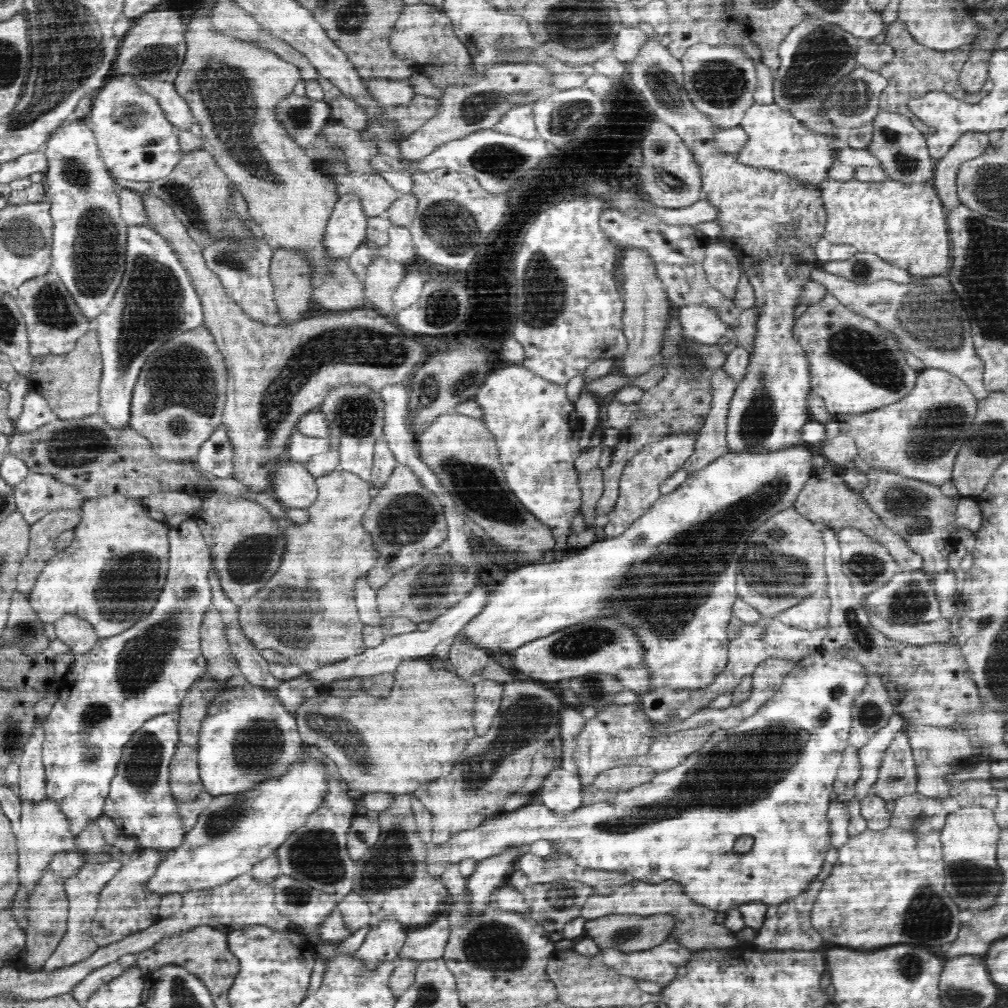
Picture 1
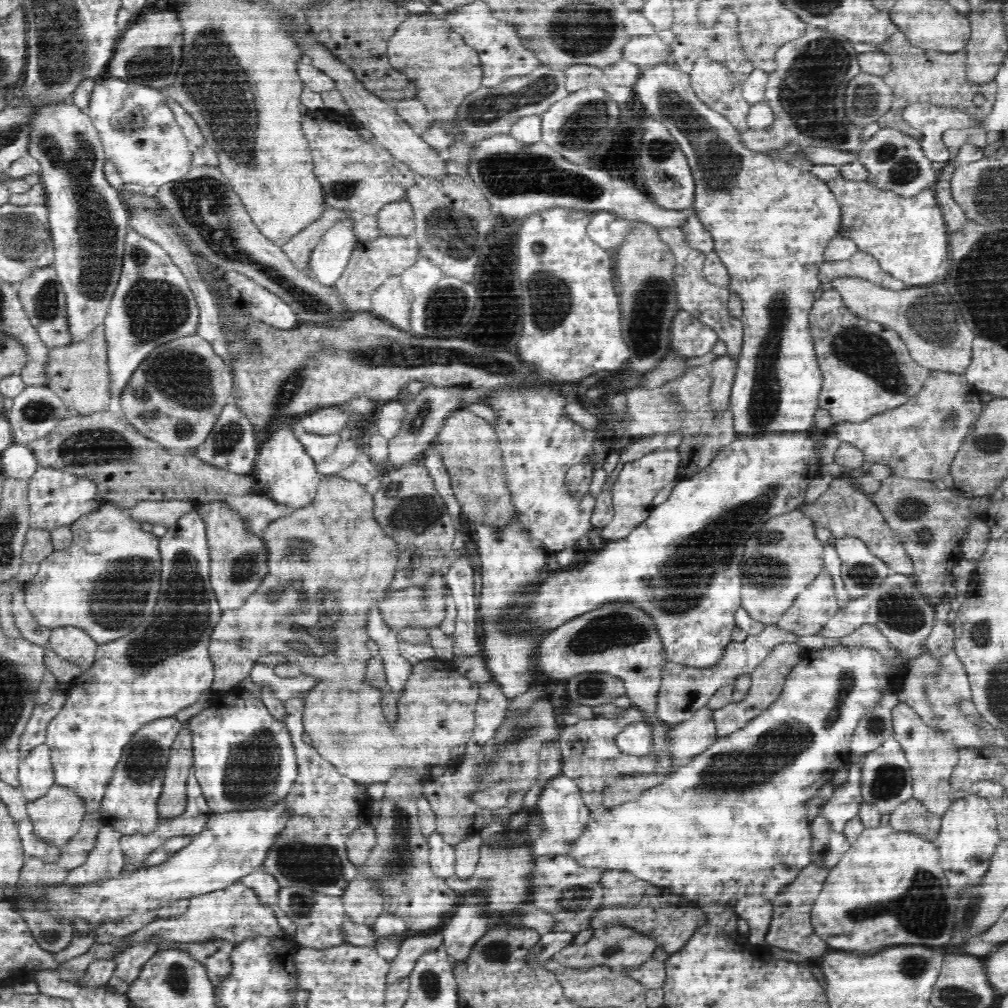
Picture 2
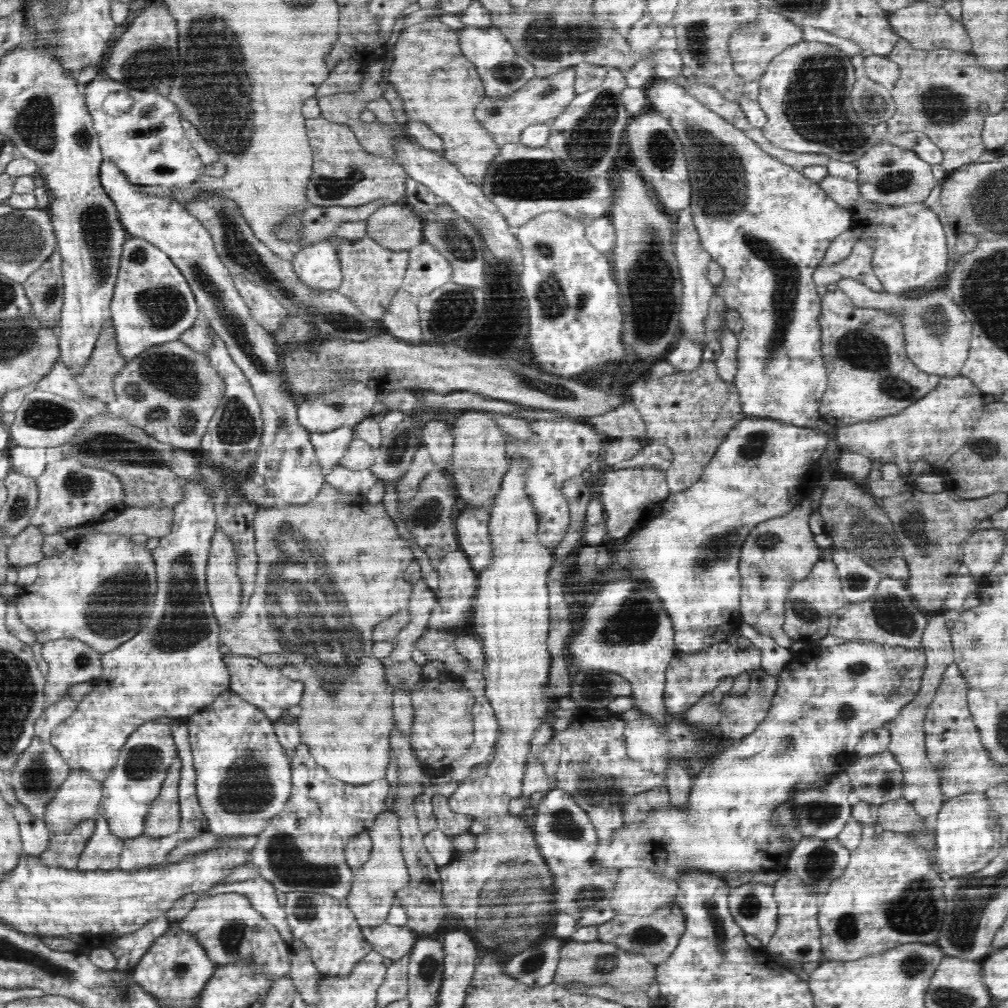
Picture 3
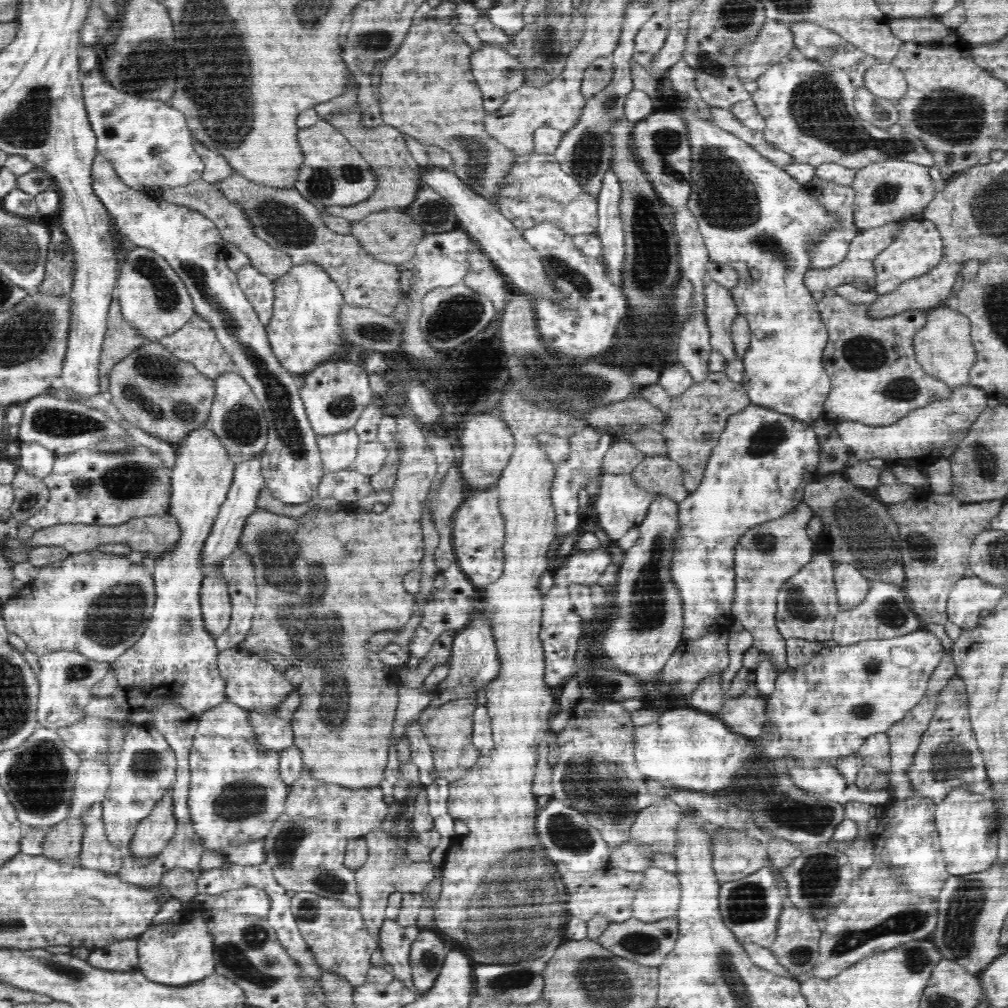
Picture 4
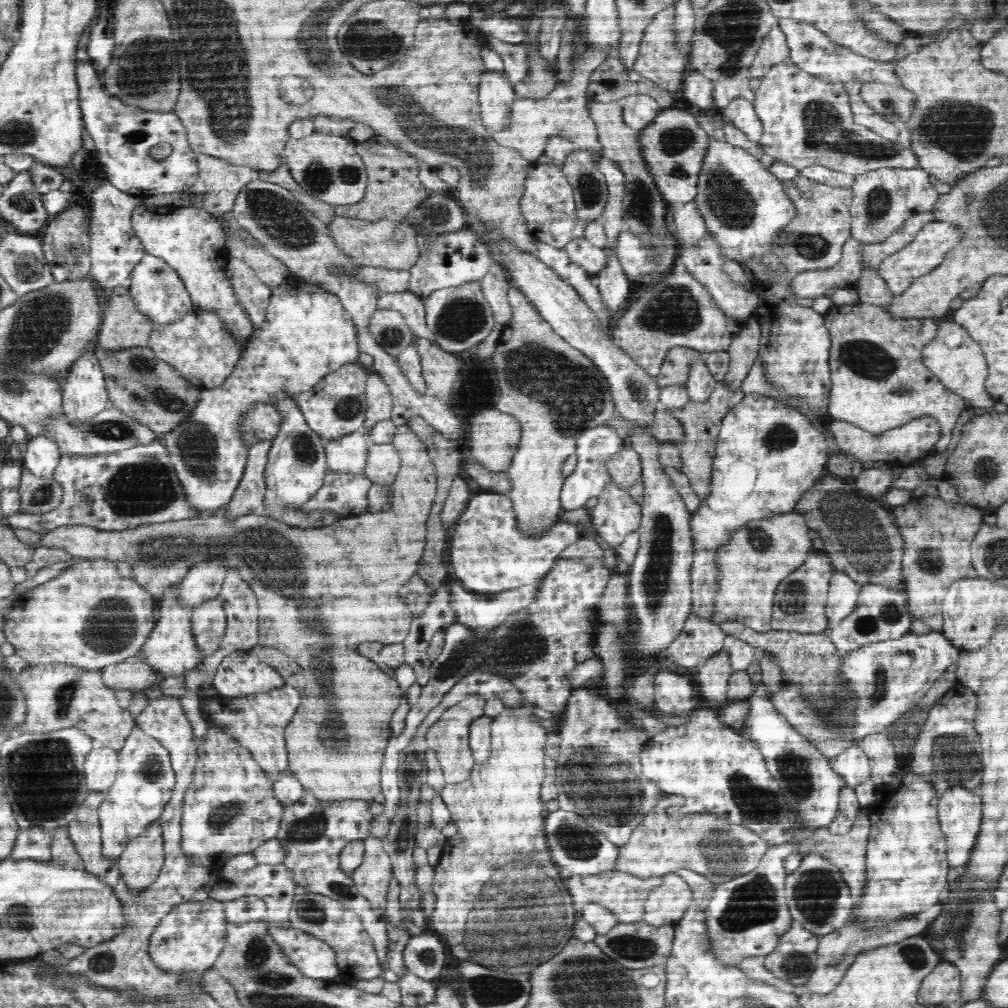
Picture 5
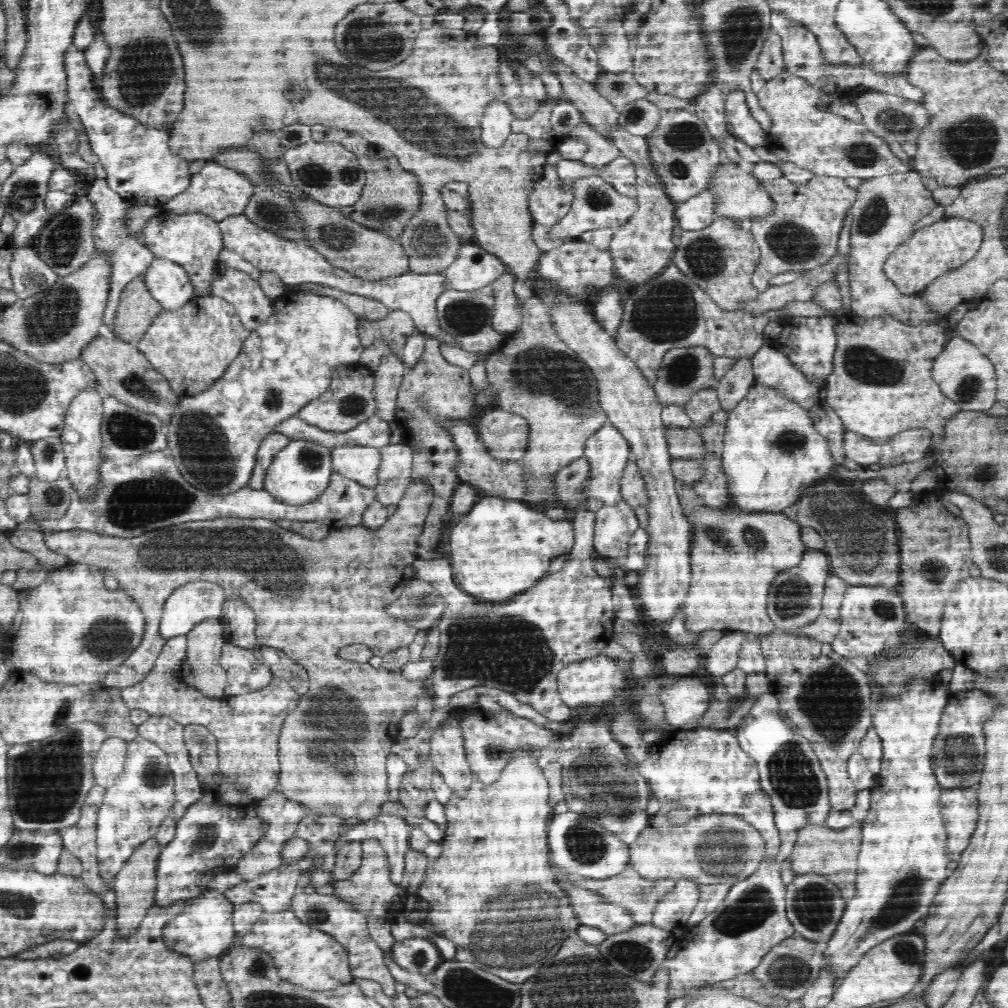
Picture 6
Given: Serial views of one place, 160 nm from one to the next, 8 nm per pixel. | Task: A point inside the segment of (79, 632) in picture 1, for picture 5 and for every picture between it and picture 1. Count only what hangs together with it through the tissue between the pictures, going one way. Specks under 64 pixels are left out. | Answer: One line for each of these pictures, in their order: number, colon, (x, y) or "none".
2: (71, 643)
3: (71, 661)
4: (65, 677)
5: (57, 696)

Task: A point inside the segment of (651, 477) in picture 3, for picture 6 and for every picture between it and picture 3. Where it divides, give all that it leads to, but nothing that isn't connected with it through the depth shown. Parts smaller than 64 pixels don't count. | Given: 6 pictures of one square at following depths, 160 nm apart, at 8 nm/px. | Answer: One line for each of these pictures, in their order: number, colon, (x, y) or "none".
4: (621, 505)
5: (616, 514)
6: (615, 523)

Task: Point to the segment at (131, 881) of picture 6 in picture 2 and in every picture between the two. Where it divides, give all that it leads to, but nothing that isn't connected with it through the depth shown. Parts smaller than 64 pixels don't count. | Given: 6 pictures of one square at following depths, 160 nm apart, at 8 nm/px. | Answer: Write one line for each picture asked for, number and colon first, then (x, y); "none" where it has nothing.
2: (173, 801)
3: (164, 819)
4: (154, 832)
5: (139, 864)

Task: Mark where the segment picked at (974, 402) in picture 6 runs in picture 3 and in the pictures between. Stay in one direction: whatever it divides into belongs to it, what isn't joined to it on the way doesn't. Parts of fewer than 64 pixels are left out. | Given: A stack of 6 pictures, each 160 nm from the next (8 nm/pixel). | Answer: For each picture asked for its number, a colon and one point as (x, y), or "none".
3: (937, 335)
4: (944, 349)
5: (958, 362)

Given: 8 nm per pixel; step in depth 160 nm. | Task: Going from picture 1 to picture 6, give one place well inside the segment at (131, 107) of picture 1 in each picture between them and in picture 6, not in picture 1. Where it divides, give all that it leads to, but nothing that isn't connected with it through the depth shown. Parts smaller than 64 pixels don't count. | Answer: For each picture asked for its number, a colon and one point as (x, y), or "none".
2: (139, 134)
3: (147, 143)
4: (127, 128)
5: (124, 135)
6: (140, 167)

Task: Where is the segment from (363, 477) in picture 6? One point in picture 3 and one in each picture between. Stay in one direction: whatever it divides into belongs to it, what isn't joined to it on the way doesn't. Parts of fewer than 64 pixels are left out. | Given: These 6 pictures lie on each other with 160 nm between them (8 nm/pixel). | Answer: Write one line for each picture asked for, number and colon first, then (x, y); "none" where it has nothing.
3: (329, 447)
4: (338, 452)
5: (348, 454)

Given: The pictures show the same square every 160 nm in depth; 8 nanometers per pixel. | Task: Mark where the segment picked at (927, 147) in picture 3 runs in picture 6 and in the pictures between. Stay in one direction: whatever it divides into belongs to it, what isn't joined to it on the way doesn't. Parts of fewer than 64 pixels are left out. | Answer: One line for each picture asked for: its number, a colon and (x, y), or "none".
4: (808, 110)
5: (807, 121)
6: (824, 144)

